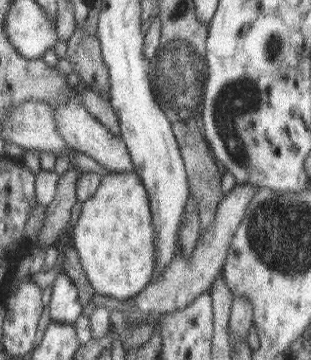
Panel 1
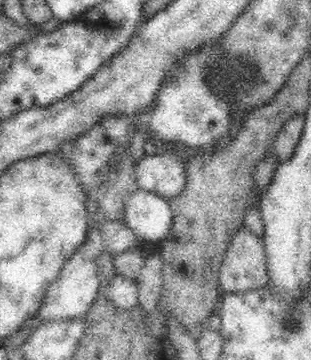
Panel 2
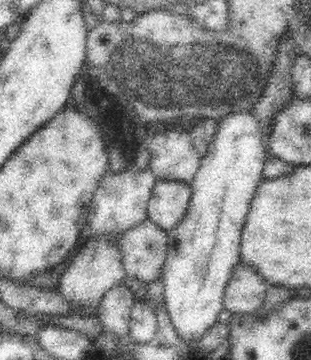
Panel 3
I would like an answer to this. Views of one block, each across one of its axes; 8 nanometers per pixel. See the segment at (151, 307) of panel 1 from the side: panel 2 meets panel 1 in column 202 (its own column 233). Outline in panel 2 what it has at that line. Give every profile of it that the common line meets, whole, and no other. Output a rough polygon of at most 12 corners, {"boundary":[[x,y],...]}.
{"boundary":[[238,228],[220,264],[220,294],[268,284],[264,238]]}

